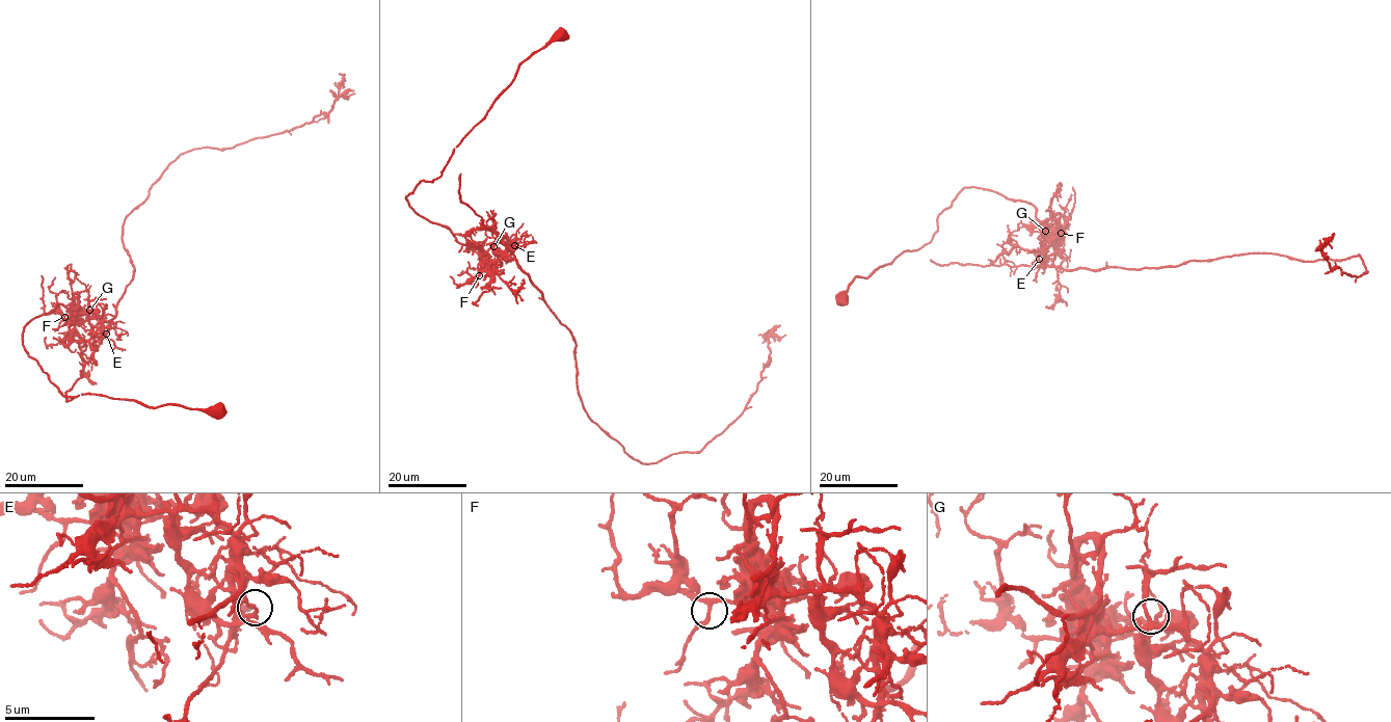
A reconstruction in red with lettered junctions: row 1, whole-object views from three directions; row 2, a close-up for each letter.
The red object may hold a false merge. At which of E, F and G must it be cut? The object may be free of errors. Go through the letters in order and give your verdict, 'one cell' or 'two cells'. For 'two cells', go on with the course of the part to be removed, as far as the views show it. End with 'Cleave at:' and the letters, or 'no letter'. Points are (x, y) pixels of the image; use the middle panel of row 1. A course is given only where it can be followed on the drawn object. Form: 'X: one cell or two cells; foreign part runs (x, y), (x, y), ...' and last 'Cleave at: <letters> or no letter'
E: two cells; foreign part runs (513, 245), (517, 266), (574, 342), (589, 419), (643, 463), (700, 451), (741, 416), (769, 358), (768, 338)
F: one cell
G: one cell
Cleave at: E

